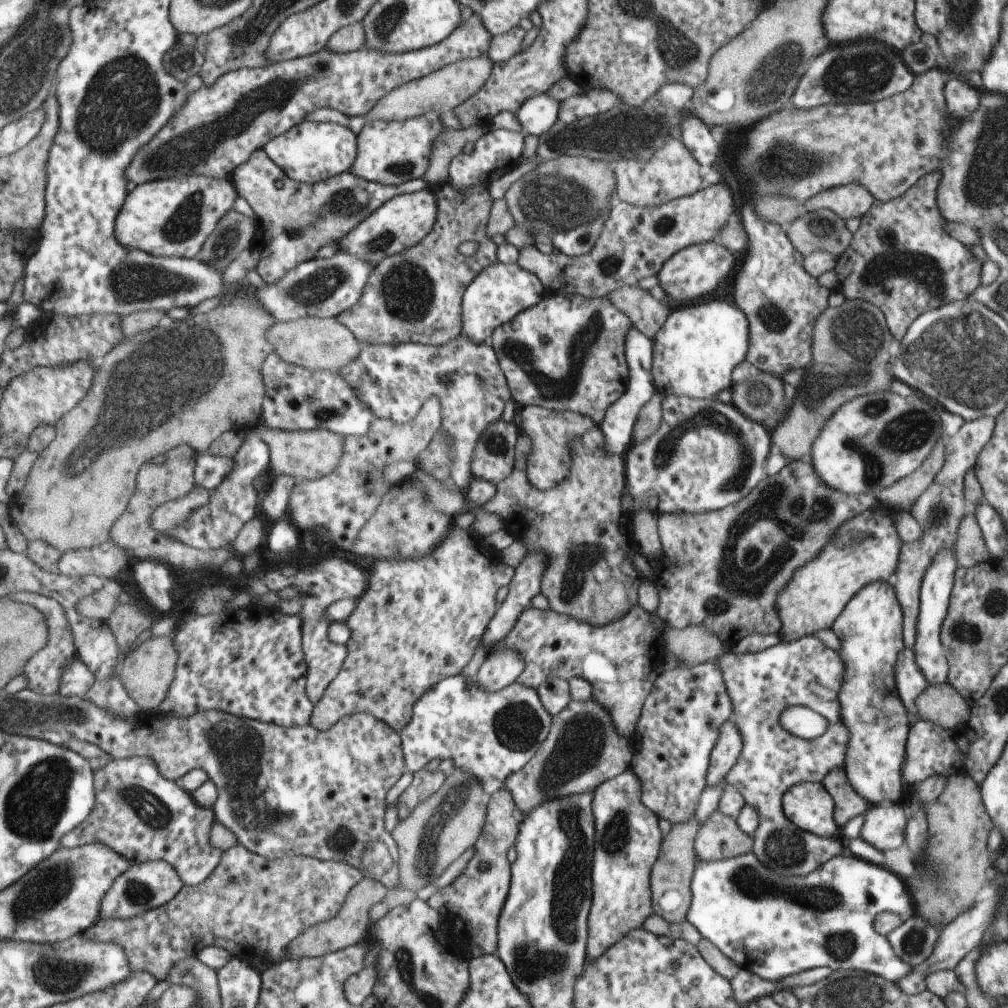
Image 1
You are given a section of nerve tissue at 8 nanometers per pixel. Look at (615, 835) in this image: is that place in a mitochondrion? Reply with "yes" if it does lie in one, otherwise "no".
yes

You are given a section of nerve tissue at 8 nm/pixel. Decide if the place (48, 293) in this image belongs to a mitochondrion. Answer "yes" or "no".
no

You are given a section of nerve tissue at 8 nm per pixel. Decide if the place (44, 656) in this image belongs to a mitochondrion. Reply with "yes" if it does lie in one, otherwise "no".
no

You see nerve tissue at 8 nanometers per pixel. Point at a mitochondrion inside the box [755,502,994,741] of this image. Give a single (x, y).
(965, 632)

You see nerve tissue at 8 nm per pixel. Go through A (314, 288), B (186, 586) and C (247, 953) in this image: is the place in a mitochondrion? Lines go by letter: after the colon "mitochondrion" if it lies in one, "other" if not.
A: mitochondrion
B: other
C: other

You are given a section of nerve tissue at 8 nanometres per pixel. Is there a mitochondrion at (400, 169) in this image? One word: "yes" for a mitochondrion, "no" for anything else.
yes

